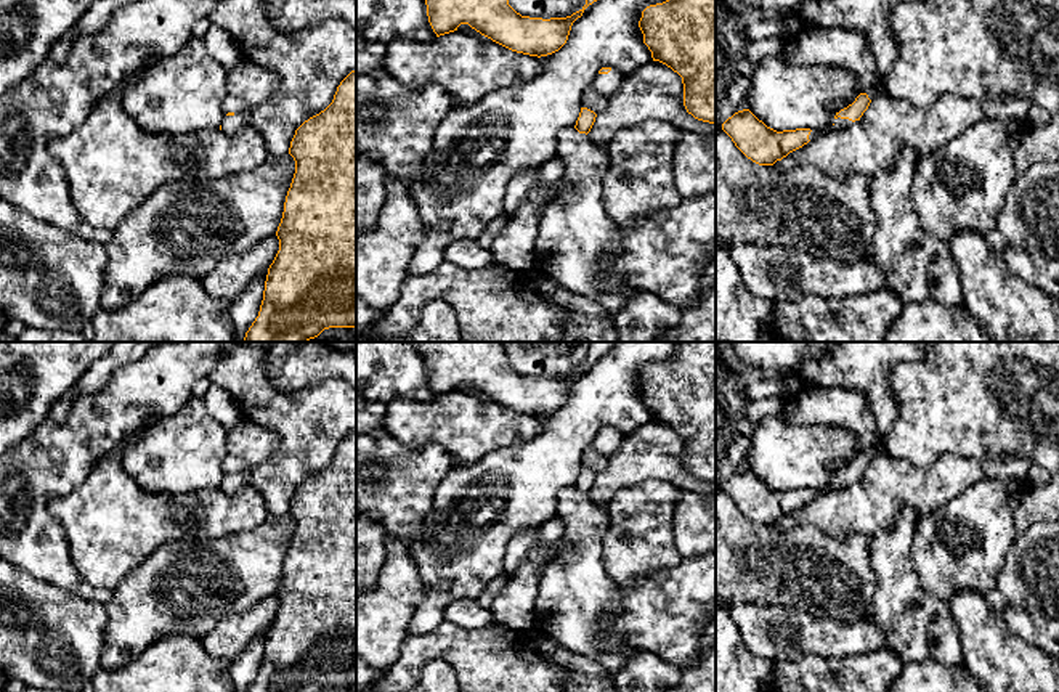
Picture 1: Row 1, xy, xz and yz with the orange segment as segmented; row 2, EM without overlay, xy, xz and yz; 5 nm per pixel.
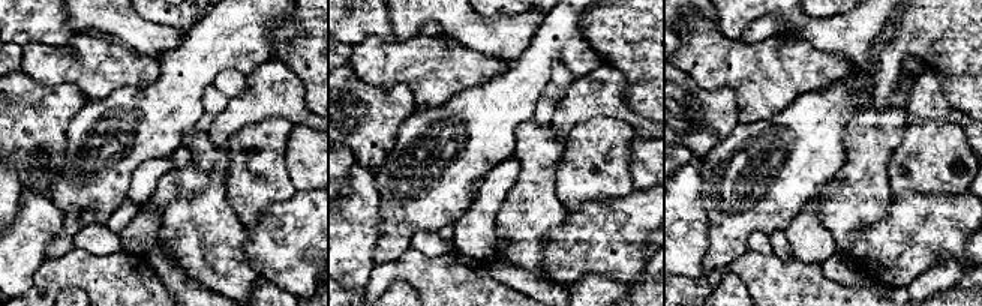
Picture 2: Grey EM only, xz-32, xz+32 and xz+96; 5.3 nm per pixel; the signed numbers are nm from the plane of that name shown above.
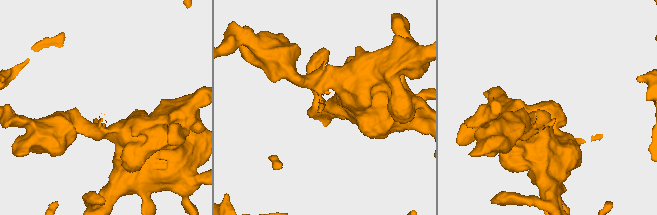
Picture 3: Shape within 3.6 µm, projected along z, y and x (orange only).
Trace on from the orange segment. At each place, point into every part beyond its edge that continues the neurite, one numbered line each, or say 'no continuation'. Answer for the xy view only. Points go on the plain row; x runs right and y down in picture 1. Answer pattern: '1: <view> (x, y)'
1: xy (254, 443)

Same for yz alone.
1: yz (838, 482)

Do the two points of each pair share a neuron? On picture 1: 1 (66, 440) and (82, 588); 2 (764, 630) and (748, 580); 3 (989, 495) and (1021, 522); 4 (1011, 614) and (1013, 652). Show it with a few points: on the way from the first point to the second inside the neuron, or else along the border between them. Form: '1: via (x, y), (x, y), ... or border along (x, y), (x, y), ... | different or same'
1: via (37, 477), (37, 545), (45, 553) | same
2: border along (732, 604), (793, 607) | different
3: border along (1030, 487), (1014, 512), (1016, 532) | different
4: border along (1000, 614), (1013, 631), (1042, 651) | different

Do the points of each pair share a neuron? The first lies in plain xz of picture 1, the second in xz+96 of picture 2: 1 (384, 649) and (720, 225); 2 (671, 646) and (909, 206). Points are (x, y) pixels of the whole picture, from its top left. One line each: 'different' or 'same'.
1: different
2: same

